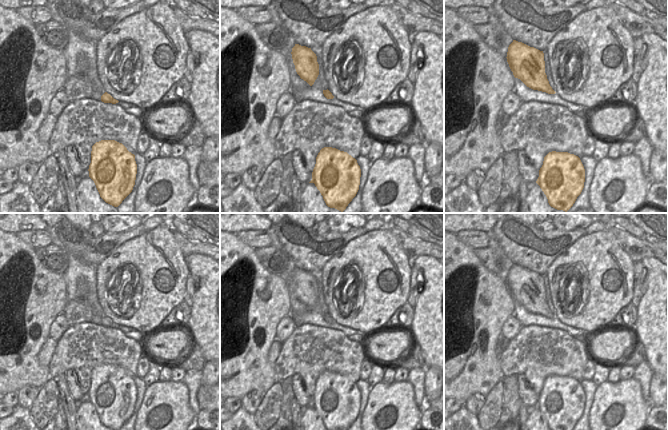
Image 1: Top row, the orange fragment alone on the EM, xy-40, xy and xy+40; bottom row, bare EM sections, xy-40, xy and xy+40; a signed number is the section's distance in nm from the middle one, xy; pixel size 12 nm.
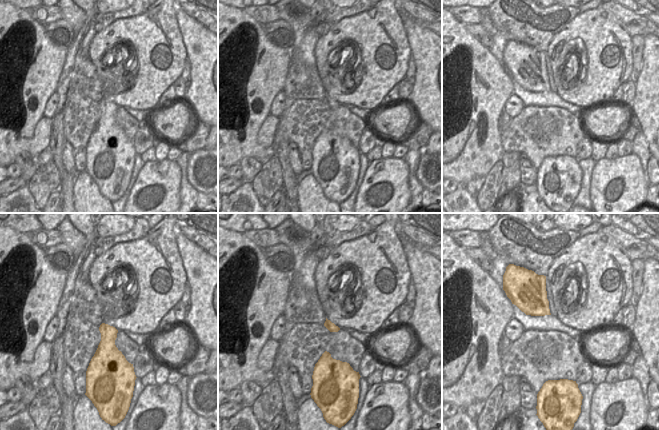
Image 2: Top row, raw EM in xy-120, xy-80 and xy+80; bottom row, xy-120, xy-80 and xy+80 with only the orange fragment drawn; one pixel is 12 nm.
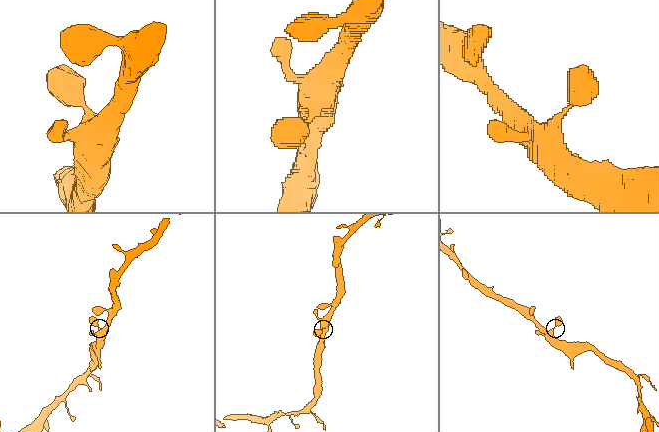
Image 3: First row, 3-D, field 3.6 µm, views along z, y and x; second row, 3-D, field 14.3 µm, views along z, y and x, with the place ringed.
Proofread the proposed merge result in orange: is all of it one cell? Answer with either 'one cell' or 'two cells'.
one cell

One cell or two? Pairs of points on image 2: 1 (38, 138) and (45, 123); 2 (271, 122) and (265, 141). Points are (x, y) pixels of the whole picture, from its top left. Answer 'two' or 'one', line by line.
1: one
2: one

